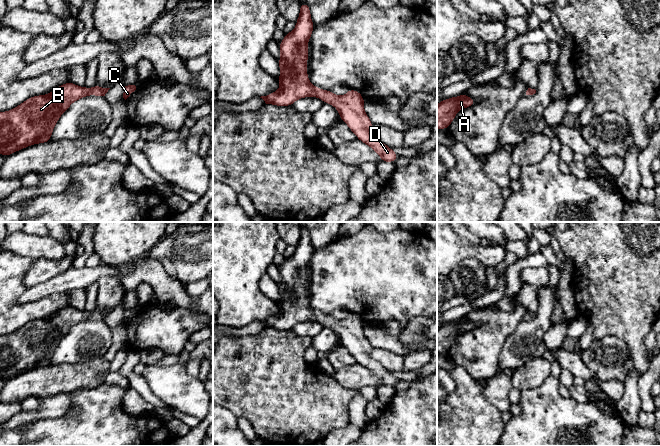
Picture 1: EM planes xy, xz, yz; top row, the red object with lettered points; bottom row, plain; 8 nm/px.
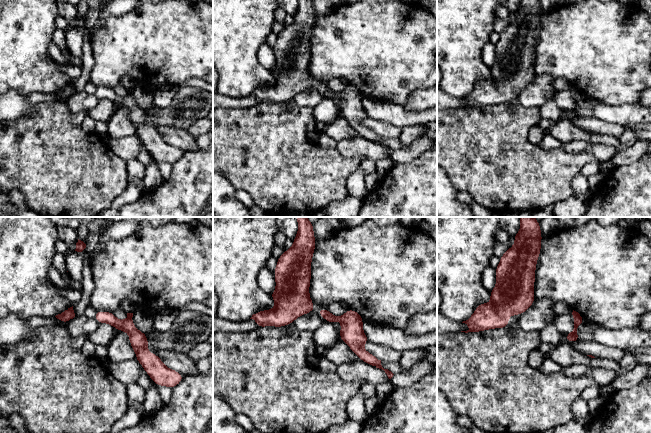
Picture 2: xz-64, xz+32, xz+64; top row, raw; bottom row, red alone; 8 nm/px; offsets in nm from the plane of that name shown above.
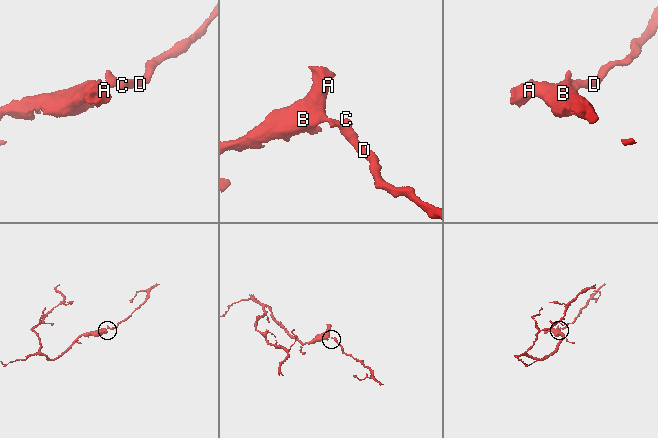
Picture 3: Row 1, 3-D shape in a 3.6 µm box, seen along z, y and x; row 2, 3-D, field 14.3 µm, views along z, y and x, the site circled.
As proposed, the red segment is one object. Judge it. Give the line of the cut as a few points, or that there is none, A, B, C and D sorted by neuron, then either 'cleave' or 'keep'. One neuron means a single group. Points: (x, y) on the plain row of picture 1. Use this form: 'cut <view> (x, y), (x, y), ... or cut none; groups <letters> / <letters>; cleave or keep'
cut none; groups A B C D; keep

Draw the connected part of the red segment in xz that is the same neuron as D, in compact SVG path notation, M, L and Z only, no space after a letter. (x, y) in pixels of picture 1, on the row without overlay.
M300 228L300 238L293 255L287 257L279 267L281 283L278 284L282 298L276 301L280 312L269 319L261 320L266 328L292 330L300 322L315 320L324 327L333 329L358 364L371 371L380 381L381 386L395 386L399 381L390 371L371 357L373 346L364 335L364 322L361 317L349 313L344 320L337 320L332 315L314 311L307 300L308 265L315 249L311 244L310 230Z

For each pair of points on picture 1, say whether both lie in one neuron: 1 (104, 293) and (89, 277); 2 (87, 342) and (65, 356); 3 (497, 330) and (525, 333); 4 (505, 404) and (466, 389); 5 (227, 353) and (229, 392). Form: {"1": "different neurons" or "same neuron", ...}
{"1": "different neurons", "2": "same neuron", "3": "different neurons", "4": "different neurons", "5": "same neuron"}

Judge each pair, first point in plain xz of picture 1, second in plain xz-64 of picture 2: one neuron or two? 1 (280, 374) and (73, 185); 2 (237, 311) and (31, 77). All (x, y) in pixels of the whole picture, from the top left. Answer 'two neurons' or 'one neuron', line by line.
1: one neuron
2: one neuron

